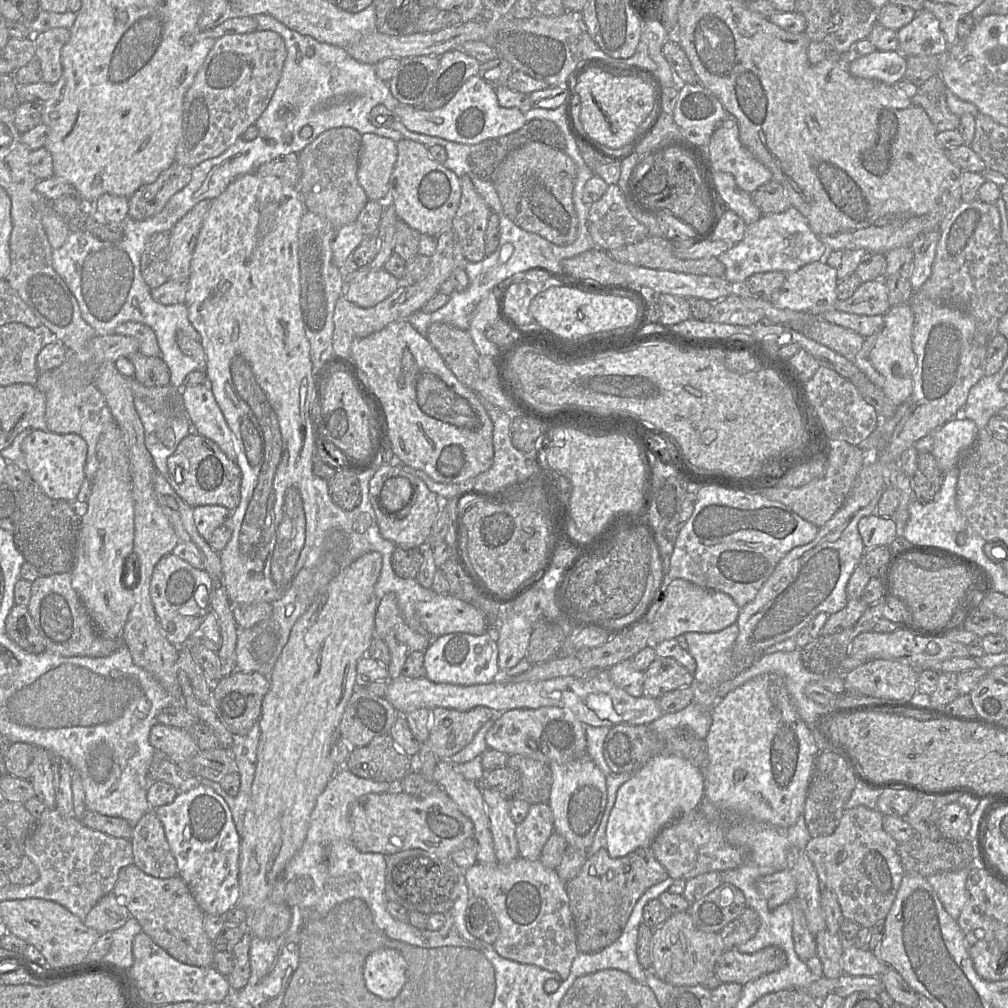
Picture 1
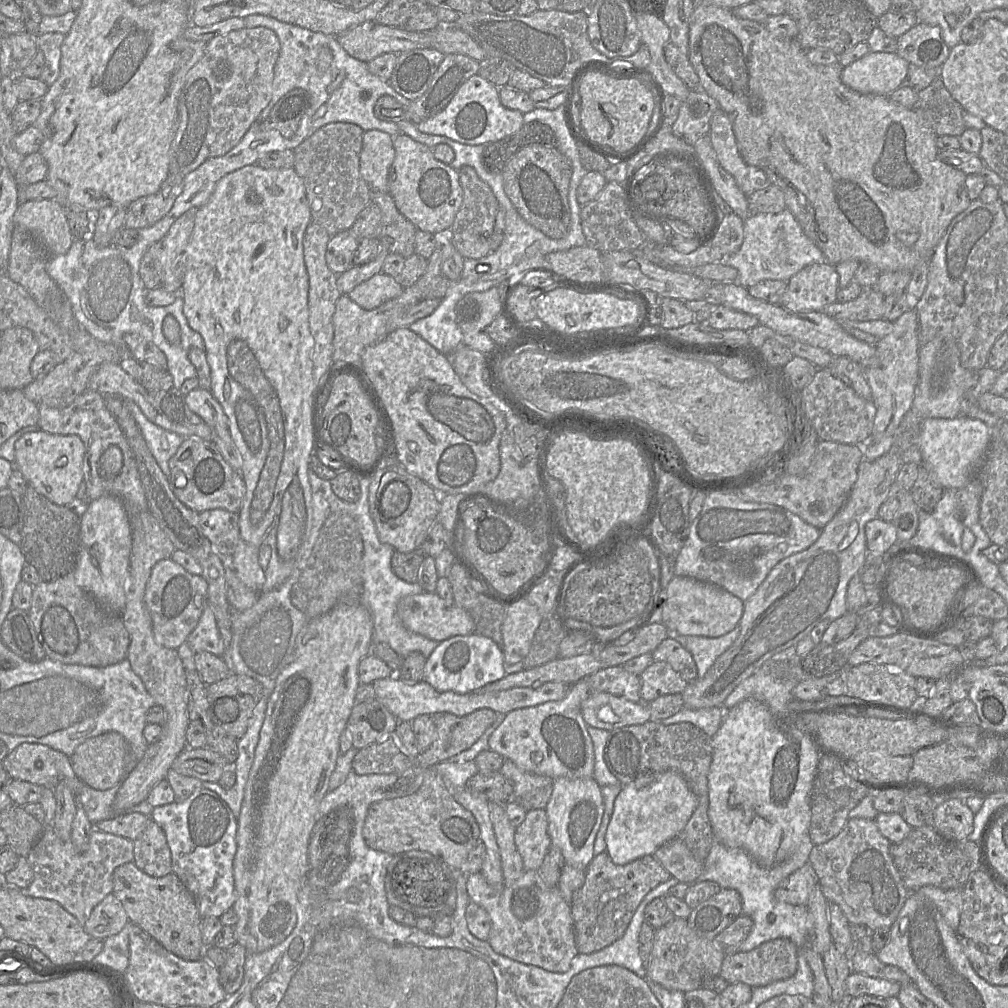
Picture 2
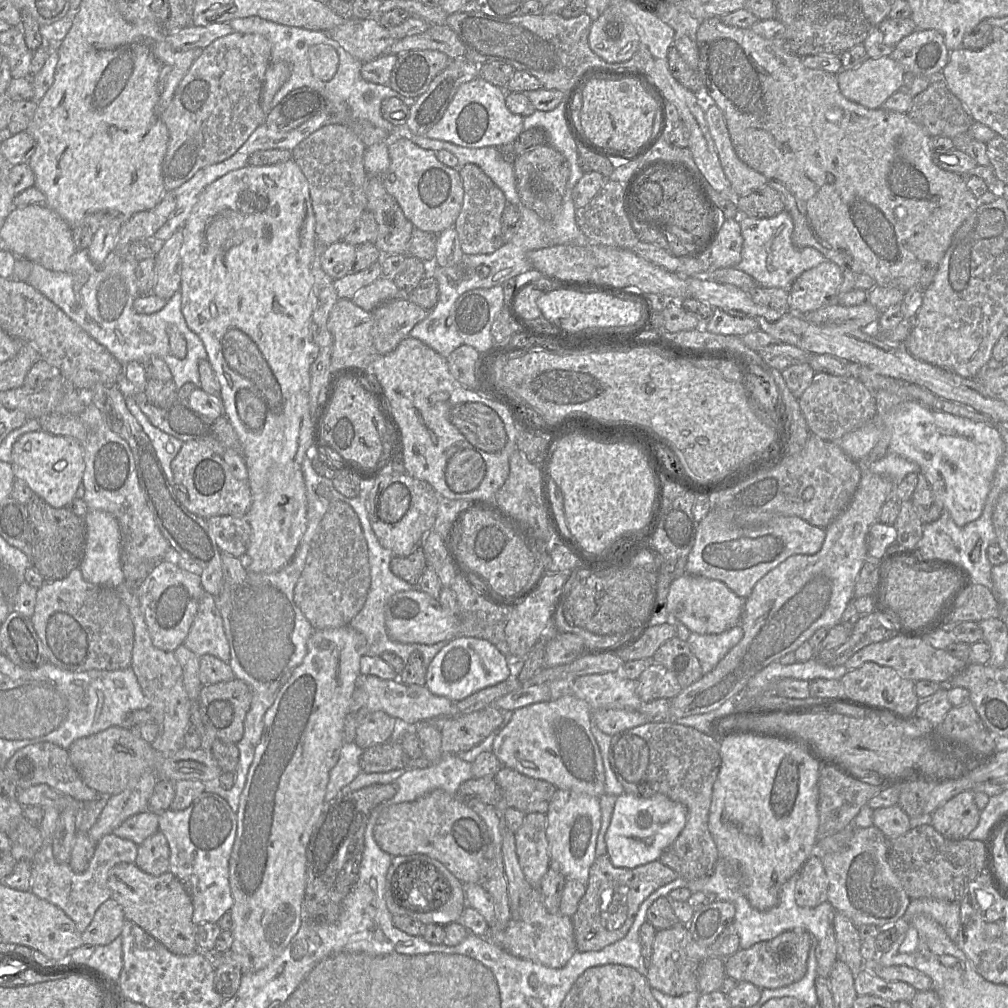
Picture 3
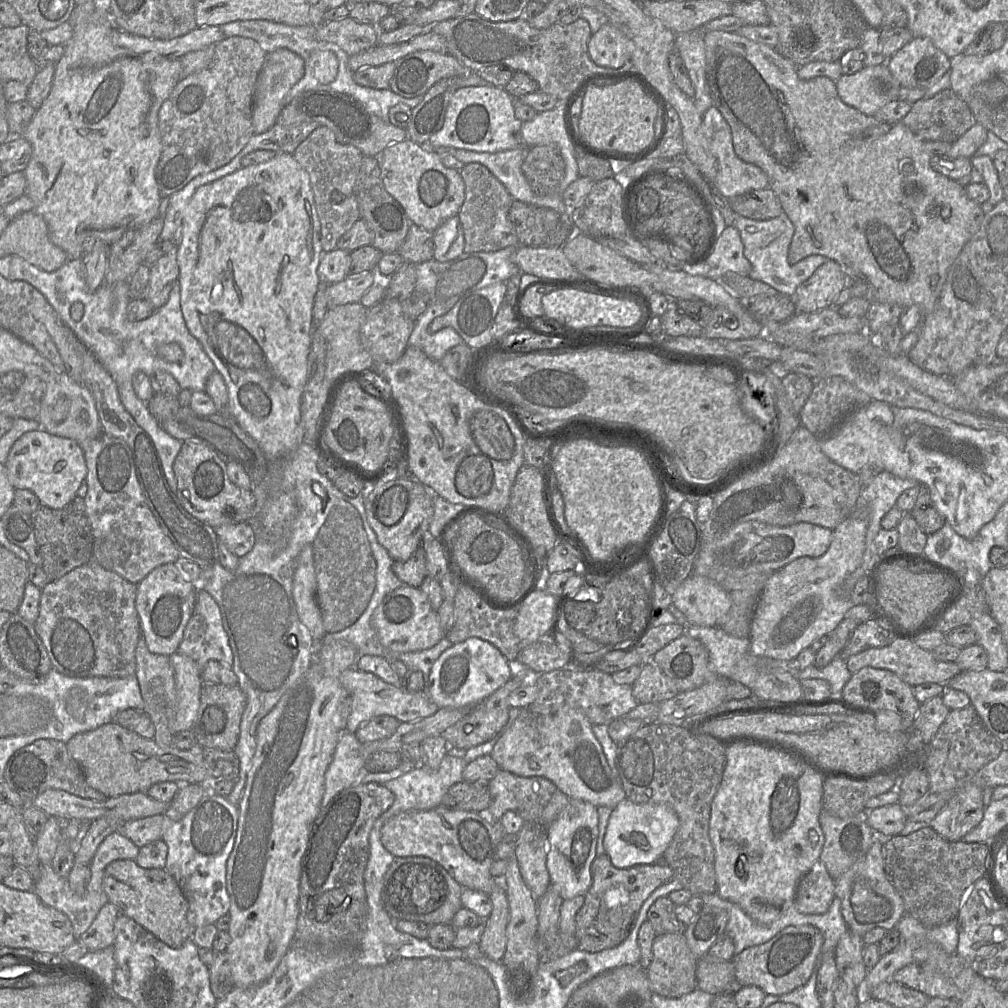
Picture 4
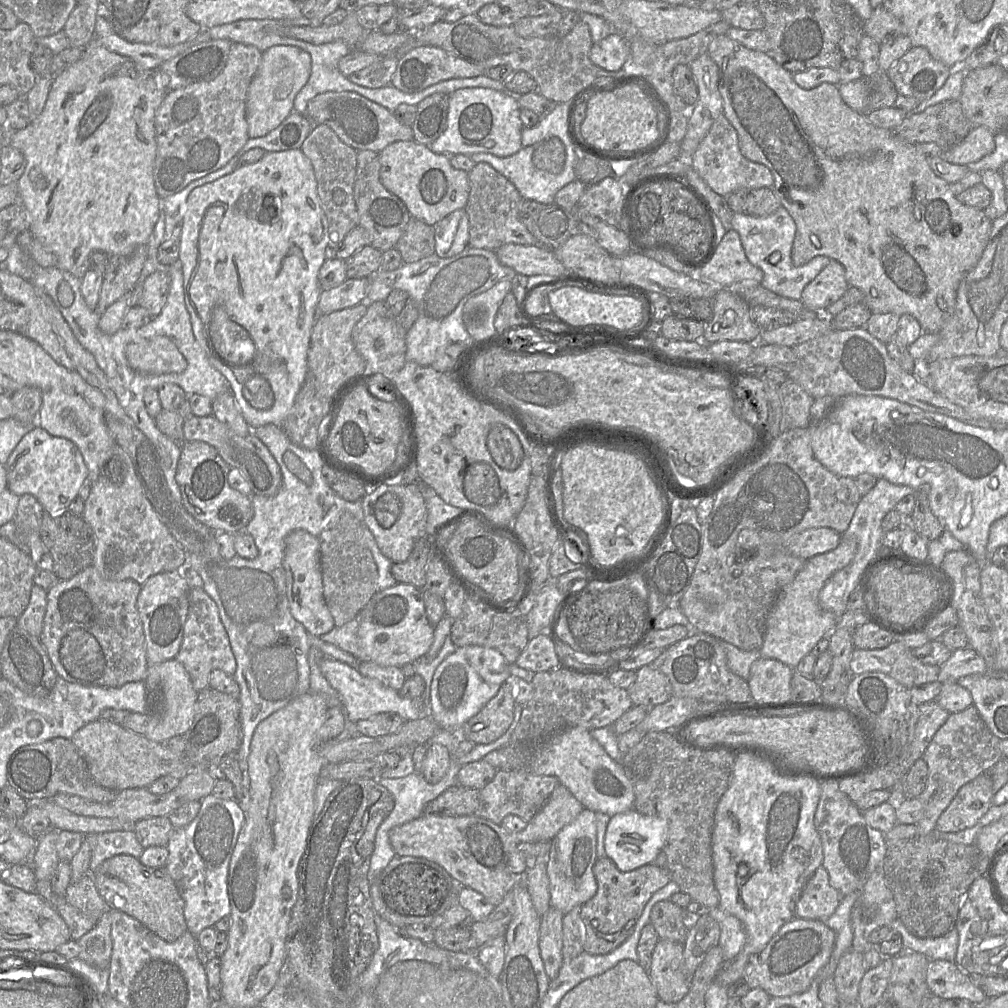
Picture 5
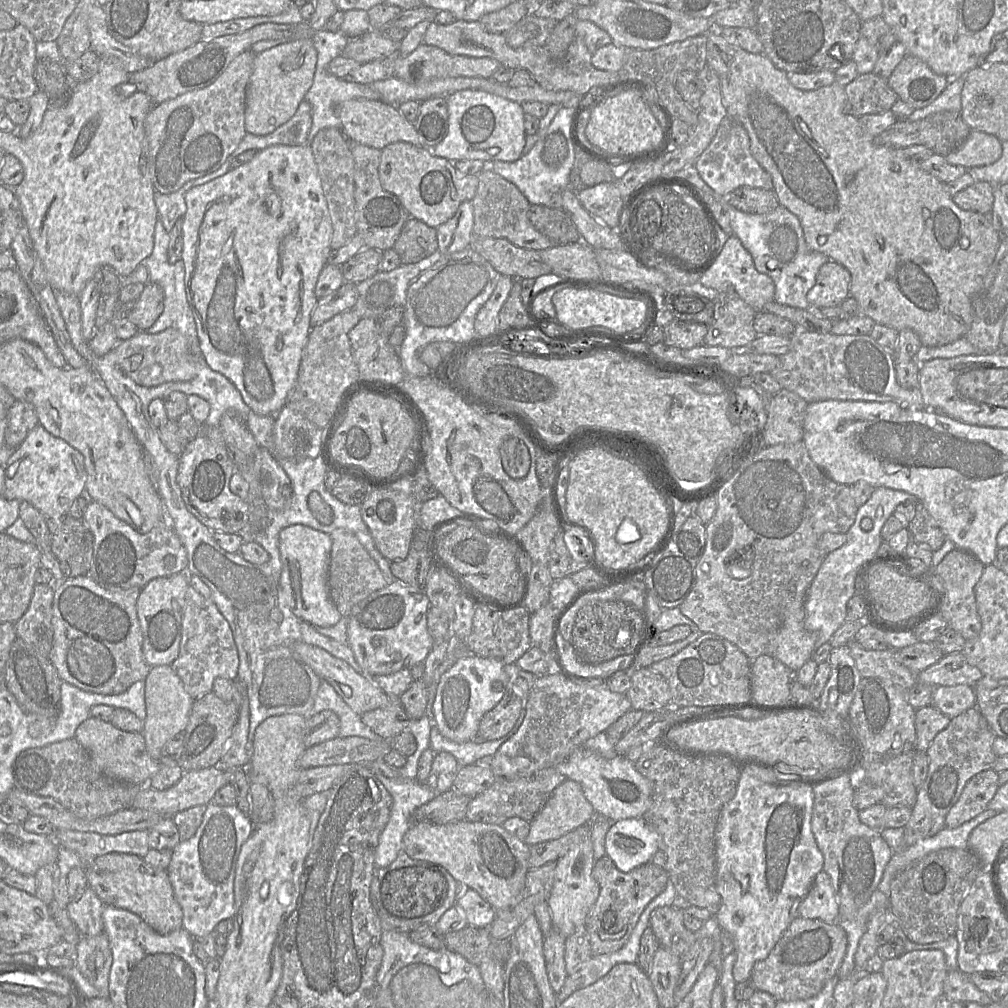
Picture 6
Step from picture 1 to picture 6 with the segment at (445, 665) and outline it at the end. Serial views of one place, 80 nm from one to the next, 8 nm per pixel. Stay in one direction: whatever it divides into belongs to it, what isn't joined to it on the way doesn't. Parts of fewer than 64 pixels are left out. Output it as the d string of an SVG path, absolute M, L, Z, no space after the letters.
M478 655L458 658L437 682L432 704L433 723L449 740L471 741L477 735L481 718L499 703L506 689L508 677L499 660Z

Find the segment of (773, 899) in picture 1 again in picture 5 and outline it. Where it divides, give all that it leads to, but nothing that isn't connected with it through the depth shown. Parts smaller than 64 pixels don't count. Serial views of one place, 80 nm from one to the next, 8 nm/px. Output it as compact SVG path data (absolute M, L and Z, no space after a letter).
M821 865L806 882L796 903L796 917L824 922L840 903L841 895L830 885L829 874Z

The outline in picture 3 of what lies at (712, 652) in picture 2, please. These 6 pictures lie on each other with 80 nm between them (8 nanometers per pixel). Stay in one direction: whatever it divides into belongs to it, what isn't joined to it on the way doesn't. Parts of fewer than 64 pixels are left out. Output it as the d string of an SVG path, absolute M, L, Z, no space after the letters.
M737 626L719 634L698 634L690 632L687 639L692 653L701 665L703 675L710 672L716 664L742 638L743 629Z

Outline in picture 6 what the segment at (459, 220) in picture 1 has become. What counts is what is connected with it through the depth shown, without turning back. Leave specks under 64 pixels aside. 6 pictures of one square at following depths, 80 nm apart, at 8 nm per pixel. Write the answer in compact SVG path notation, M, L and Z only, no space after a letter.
M484 168L478 174L478 179L476 194L471 200L474 215L474 239L504 238L518 247L537 251L561 245L554 244L534 228L528 218L531 204L513 183L489 168Z

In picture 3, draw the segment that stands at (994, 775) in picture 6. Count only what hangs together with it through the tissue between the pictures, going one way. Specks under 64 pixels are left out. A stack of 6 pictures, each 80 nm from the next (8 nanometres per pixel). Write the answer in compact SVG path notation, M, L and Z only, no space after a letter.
M972 790L964 791L937 808L931 815L931 826L949 840L966 839L980 818L974 795Z

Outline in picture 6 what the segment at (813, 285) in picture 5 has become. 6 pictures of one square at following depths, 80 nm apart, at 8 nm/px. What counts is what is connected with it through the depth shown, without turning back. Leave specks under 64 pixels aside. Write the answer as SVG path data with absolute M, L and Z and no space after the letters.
M829 260L816 276L815 285L807 293L810 307L815 310L839 306L850 294L850 272L841 264Z

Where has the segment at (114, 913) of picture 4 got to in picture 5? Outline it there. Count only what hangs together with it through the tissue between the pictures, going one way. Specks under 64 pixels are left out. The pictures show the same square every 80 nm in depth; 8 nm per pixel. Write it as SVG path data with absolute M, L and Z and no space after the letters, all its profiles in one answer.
M109 911L102 914L96 925L77 942L80 947L78 958L98 969L109 968L110 974L112 938Z

